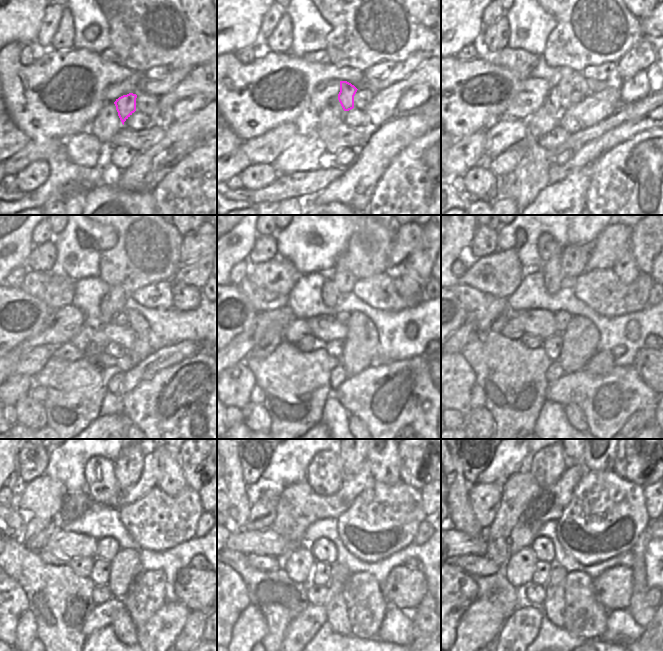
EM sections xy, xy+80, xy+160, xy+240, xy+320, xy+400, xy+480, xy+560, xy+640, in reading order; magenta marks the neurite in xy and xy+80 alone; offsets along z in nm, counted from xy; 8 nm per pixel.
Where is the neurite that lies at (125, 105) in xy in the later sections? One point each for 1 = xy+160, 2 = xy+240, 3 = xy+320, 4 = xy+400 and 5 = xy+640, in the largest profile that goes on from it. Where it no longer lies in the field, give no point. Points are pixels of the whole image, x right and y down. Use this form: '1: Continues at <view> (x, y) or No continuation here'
1: Continues at xy+160 (565, 88)
2: Continues at xy+240 (117, 296)
3: Continues at xy+320 (344, 281)
4: Continues at xy+400 (573, 260)
5: Continues at xy+640 (572, 459).

